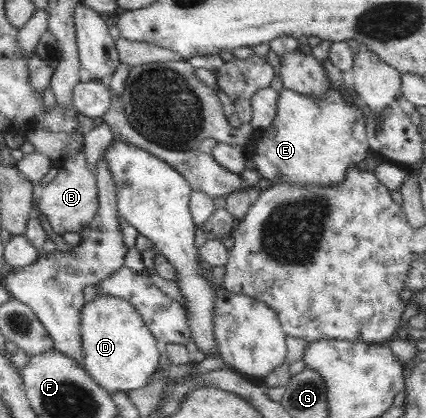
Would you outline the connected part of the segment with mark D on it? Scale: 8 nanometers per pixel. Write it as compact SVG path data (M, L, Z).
M98 294L82 310L84 369L111 394L144 388L158 374L162 360L161 343L141 314L130 301L102 294Z

